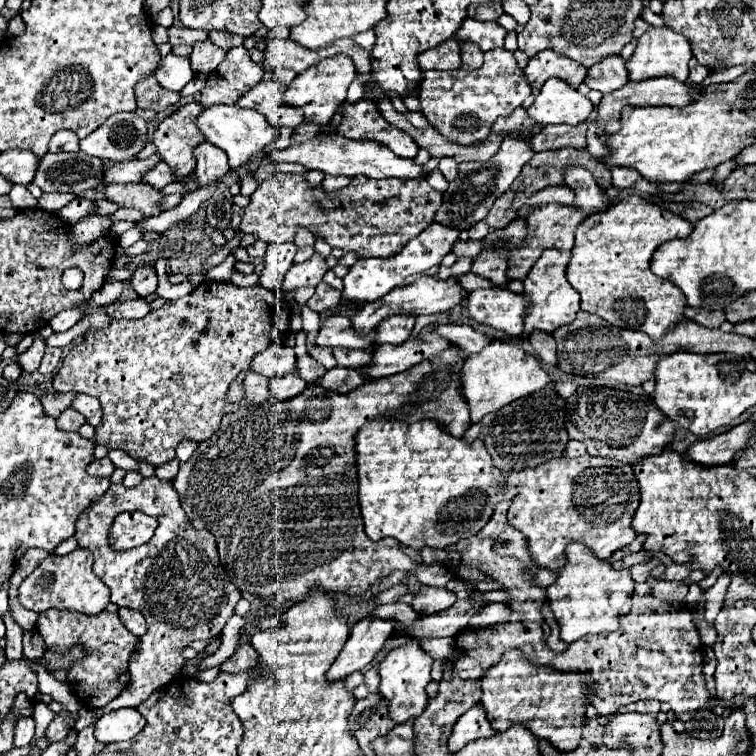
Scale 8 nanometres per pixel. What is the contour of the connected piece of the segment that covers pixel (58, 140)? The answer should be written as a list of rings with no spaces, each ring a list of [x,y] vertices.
[[[58,130],[52,140],[50,140],[50,150],[48,152],[78,152],[80,144],[78,144],[78,136],[70,130]]]

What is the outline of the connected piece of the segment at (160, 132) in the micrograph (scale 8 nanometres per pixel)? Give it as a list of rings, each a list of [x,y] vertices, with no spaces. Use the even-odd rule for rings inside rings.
[[[184,104],[164,122],[160,122],[154,132],[154,144],[158,148],[158,154],[172,168],[178,180],[194,172],[194,148],[206,142],[196,126],[196,116],[200,110],[202,104]]]

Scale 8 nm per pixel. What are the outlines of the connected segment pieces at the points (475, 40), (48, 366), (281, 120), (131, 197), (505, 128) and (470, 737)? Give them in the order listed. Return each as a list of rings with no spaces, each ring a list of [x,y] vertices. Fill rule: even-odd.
[[[466,18],[460,30],[454,34],[454,38],[460,44],[476,44],[482,52],[502,48],[504,46],[506,30],[498,22],[480,22],[474,18]]]
[[[46,348],[46,354],[42,358],[42,364],[40,364],[38,372],[44,374],[44,376],[50,376],[58,368],[60,358],[62,358],[62,348]]]
[[[262,80],[258,86],[254,86],[248,94],[244,94],[240,98],[238,106],[258,110],[276,128],[280,128],[280,126],[296,128],[304,120],[302,110],[288,106],[282,96],[284,96],[284,86],[280,82]]]
[[[146,182],[110,184],[110,186],[106,186],[106,198],[124,206],[124,208],[142,210],[146,218],[156,216],[164,210],[162,208],[164,194]]]
[[[516,108],[508,118],[498,118],[492,126],[492,134],[500,134],[500,132],[514,132],[514,130],[520,130],[520,132],[526,132],[532,128],[532,120],[528,118],[526,110],[524,108]]]
[[[480,704],[472,706],[466,714],[462,714],[458,718],[458,722],[452,728],[452,736],[448,740],[448,748],[450,752],[458,752],[462,750],[466,744],[478,740],[478,738],[490,738],[496,732],[490,728],[490,722],[486,720],[486,712]]]

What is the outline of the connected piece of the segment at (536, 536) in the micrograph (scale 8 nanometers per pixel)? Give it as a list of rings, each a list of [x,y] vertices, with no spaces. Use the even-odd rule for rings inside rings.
[[[584,454],[578,458],[562,456],[562,458],[552,458],[536,468],[520,470],[510,480],[518,486],[518,494],[512,500],[512,506],[508,510],[508,524],[524,534],[528,542],[530,558],[534,560],[534,564],[542,568],[558,572],[566,562],[564,548],[570,542],[584,544],[594,552],[596,558],[608,562],[616,550],[632,544],[636,538],[636,532],[632,530],[630,522],[640,504],[640,492],[638,492],[638,482],[632,468],[626,474],[622,472],[618,462],[612,462],[606,458],[596,458],[590,454]]]

